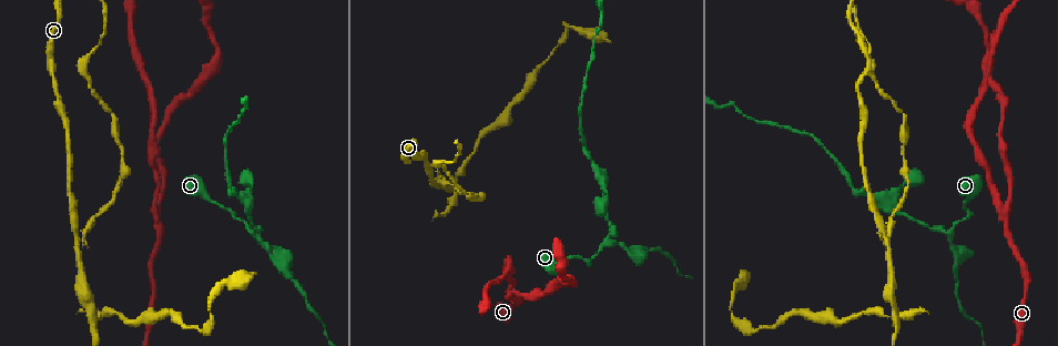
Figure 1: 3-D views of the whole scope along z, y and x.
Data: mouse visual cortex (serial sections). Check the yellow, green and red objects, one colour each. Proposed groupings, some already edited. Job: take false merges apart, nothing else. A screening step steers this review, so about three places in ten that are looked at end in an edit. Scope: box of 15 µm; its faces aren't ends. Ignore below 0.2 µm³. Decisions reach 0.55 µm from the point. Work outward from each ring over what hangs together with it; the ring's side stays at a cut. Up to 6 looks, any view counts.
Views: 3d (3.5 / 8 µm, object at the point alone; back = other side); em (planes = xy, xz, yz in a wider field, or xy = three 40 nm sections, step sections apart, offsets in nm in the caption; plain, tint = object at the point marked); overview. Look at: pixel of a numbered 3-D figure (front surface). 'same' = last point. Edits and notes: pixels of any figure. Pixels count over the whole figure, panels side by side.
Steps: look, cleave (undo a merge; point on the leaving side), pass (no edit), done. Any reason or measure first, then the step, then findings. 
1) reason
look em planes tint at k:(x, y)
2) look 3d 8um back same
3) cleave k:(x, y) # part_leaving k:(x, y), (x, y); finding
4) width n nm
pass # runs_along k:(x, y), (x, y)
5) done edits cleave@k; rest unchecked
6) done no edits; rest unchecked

three-way junction
look 3d 3.5um at 1:(158, 218)

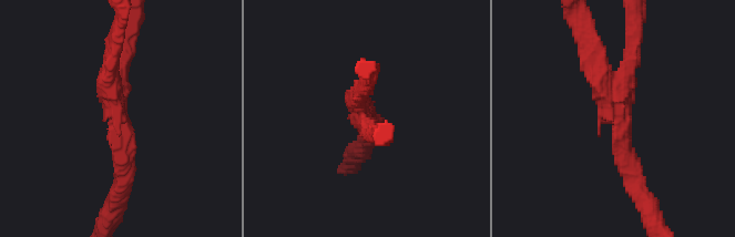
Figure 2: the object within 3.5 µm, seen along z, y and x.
arms 3; arm_widths 200, 250, 300 nm
look em xy step 2 tint at 2:(618, 109)

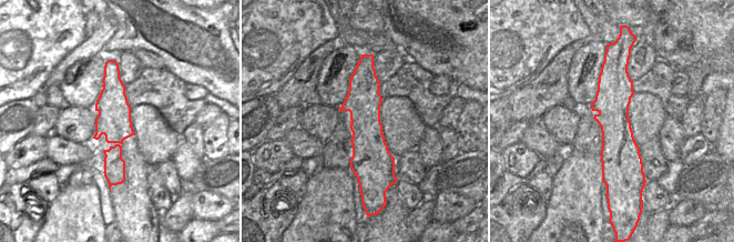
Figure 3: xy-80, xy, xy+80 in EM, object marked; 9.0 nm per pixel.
width 320 nm
cleave 2:(583, 48) # part_leaving 2:(604, 90), (582, 22); two cells meet here

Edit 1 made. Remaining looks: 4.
look 3d 3.5um at 1:(79, 241)

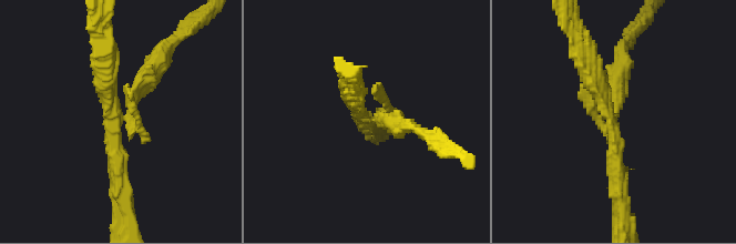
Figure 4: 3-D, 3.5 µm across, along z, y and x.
look em xy step 2 tint at 4:(364, 115)

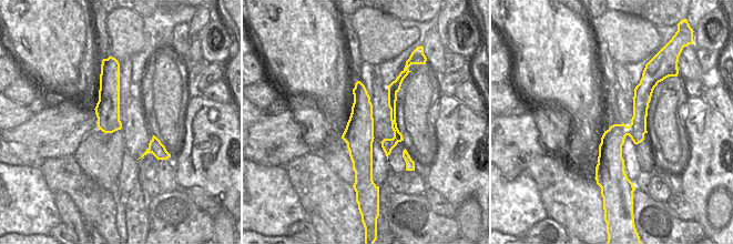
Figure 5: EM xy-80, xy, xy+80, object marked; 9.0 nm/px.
cleave 4:(150, 88) # part_leaving 4:(124, 117), (141, 79), (185, 31); two cells meet here

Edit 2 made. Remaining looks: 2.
thin arm on a thick one
look 3d 3.5um back at 1:(447, 189)

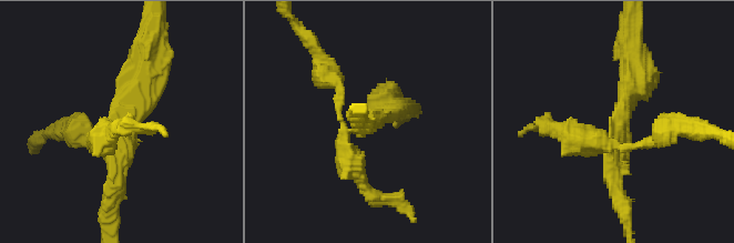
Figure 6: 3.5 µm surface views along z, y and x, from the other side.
look em xy step 1 tint at 6:(120, 137)

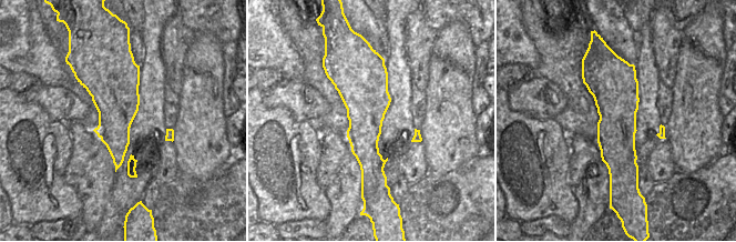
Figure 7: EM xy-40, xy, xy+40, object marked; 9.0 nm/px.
cleave 6:(357, 169) # part_leaving 6:(350, 133), (313, 44); two cells meet here

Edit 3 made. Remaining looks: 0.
done edits cleave@2, cleave@4, cleave@6; rest unchecked

